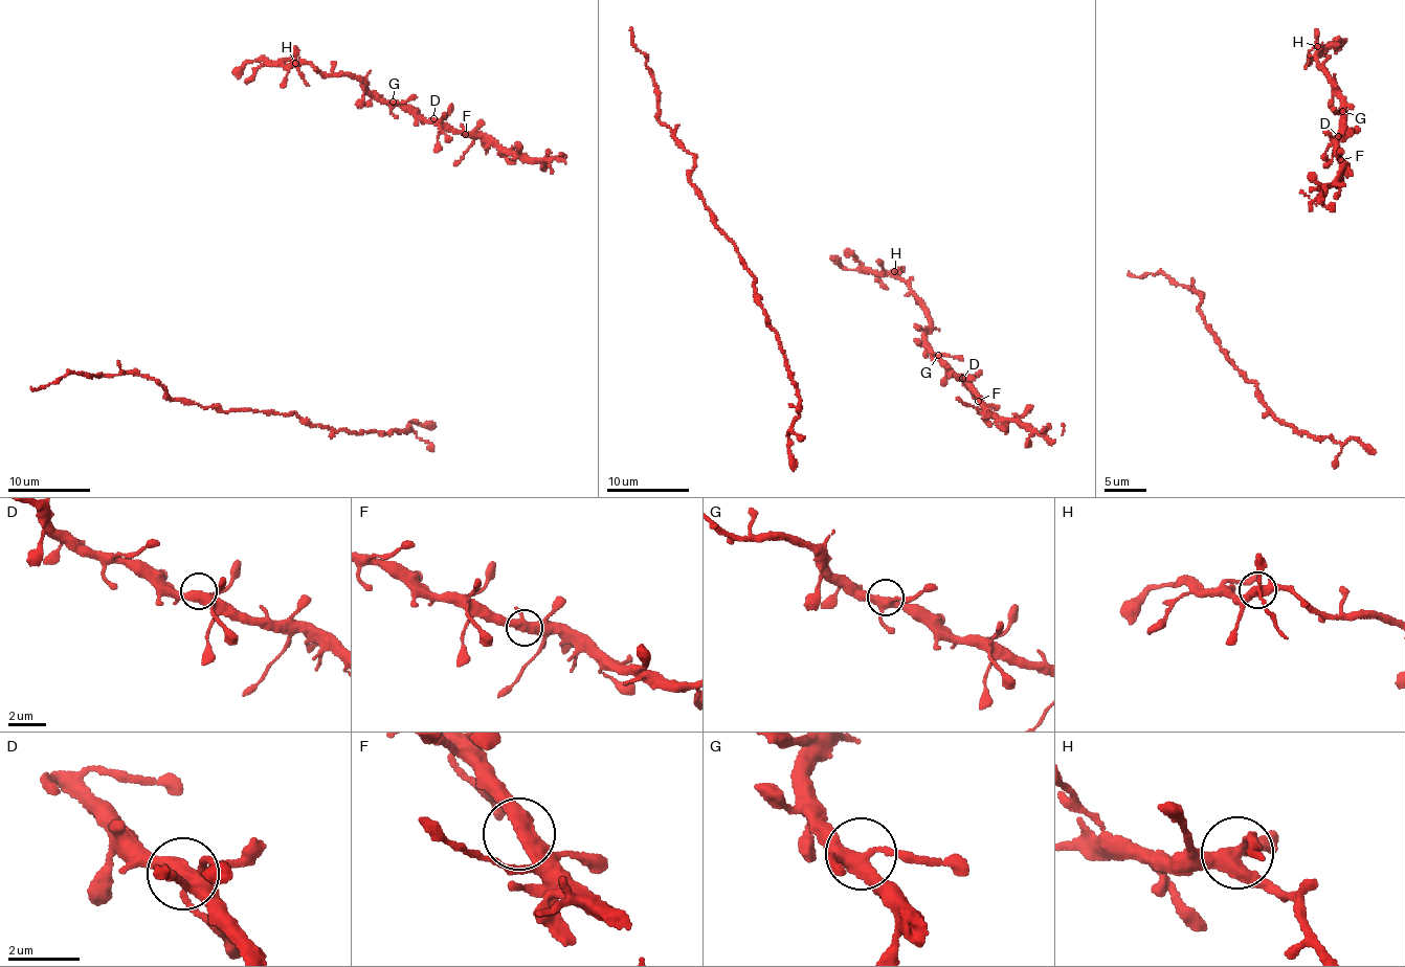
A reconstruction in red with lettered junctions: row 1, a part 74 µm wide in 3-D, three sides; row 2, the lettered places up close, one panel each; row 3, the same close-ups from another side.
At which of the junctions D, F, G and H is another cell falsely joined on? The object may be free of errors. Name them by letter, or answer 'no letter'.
H

